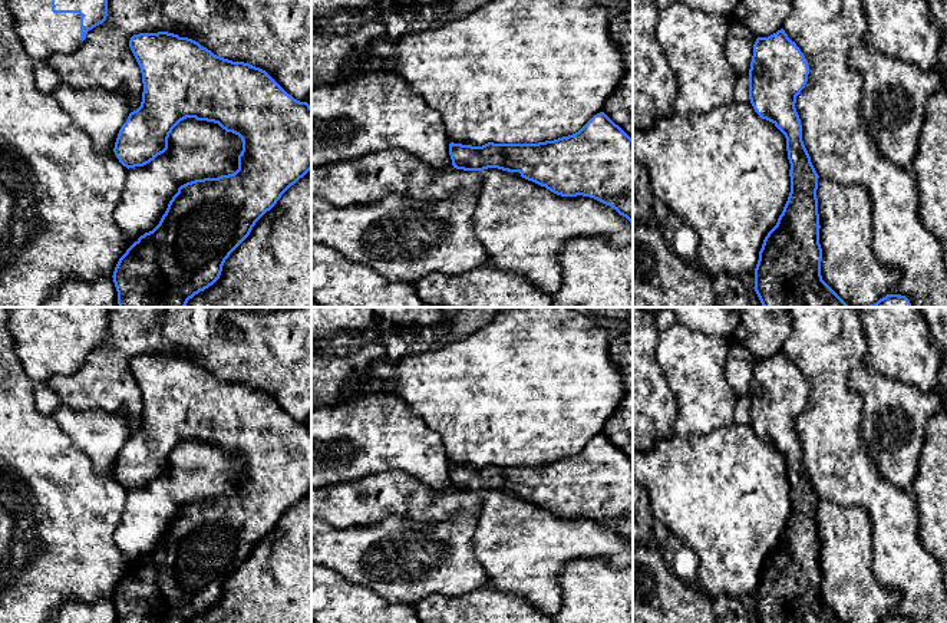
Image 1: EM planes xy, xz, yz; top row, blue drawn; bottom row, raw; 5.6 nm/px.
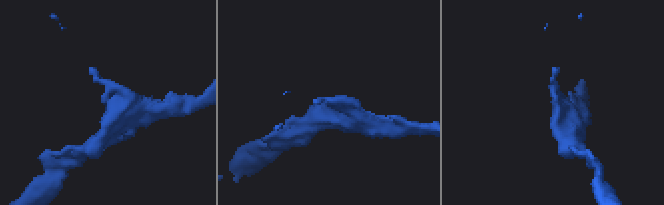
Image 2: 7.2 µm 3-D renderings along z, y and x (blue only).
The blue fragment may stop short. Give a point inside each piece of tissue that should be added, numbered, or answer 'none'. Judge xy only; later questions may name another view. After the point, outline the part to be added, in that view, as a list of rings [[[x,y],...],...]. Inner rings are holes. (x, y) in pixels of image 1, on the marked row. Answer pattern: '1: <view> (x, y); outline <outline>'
1: xy (43, 33); outline [[[9,0],[17,36],[33,63],[80,47],[80,14],[53,13],[52,0]]]

